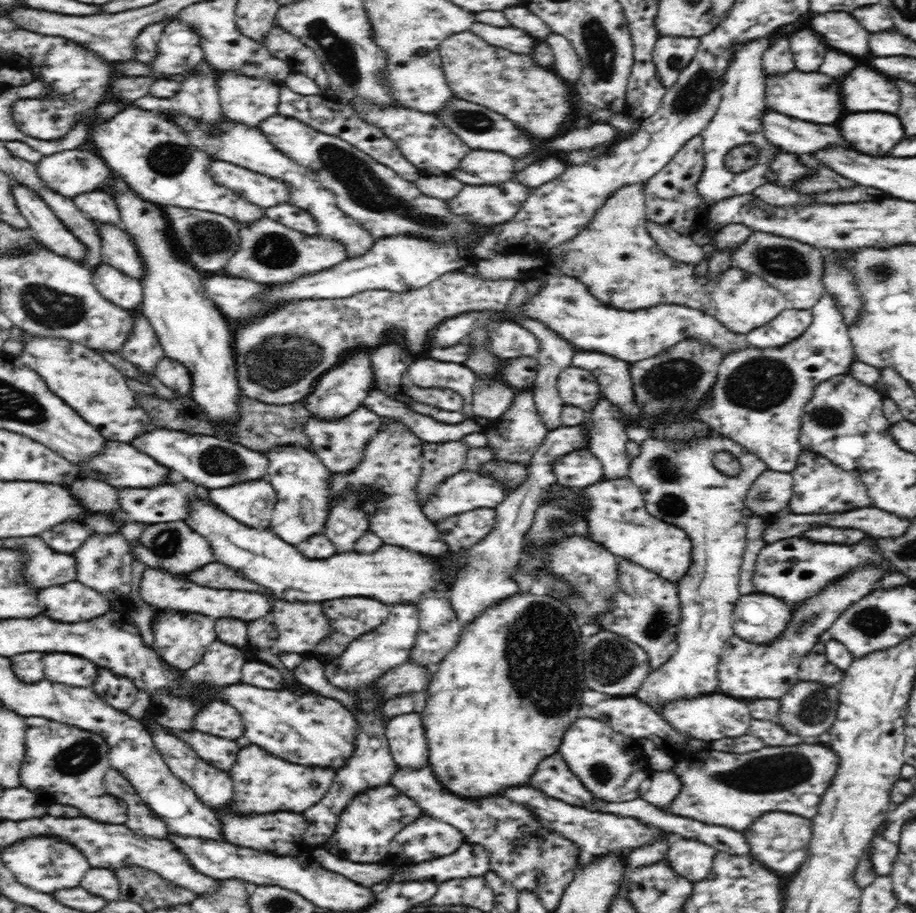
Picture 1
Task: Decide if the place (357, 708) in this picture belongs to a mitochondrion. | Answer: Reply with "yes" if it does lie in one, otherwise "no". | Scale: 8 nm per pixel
no

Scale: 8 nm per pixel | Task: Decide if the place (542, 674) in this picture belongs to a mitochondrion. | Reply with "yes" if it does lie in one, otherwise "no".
yes

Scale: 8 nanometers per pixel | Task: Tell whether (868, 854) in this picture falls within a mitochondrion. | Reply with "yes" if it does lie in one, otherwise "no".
no

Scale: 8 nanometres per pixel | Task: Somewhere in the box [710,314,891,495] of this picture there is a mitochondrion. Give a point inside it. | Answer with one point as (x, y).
(757, 384)

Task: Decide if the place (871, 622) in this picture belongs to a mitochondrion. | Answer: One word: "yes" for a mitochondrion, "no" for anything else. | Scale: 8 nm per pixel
yes

